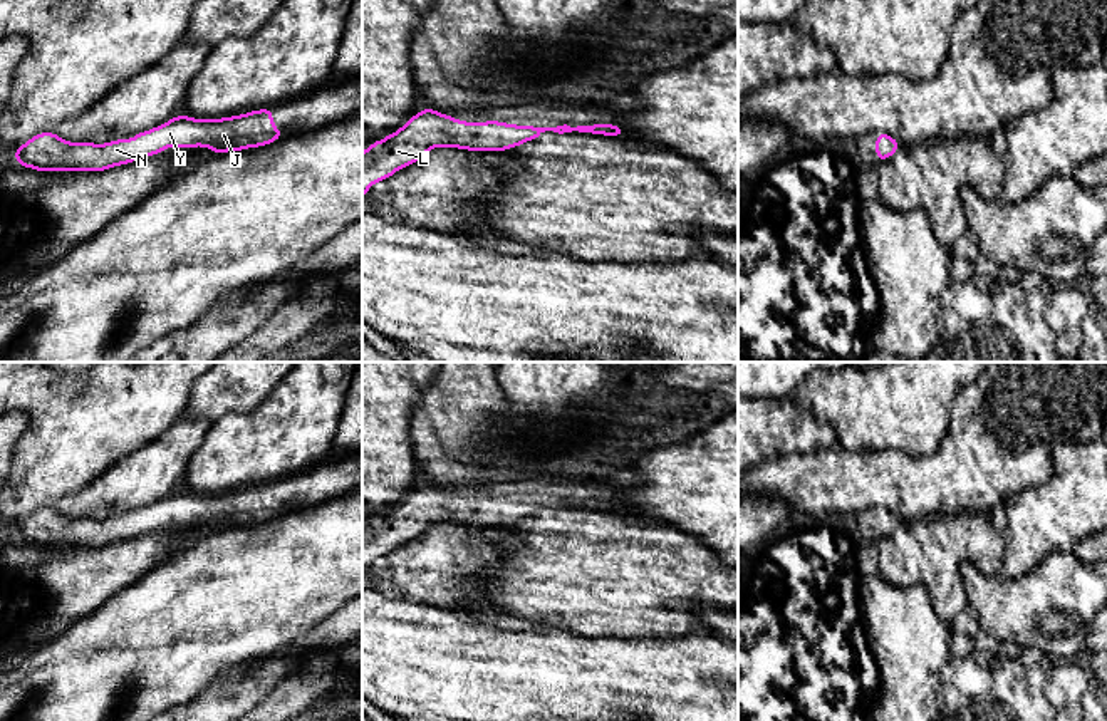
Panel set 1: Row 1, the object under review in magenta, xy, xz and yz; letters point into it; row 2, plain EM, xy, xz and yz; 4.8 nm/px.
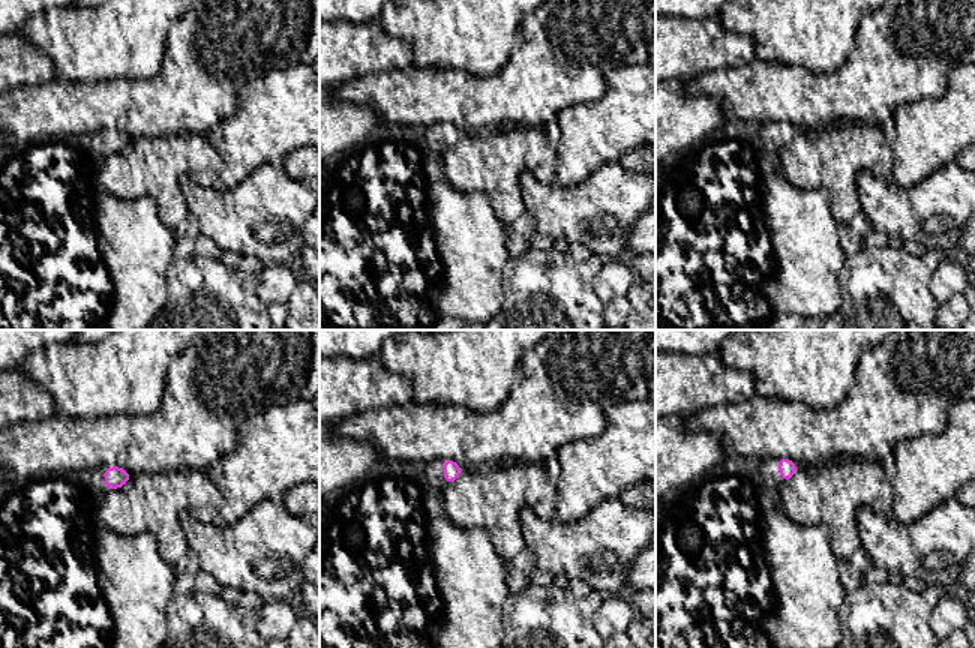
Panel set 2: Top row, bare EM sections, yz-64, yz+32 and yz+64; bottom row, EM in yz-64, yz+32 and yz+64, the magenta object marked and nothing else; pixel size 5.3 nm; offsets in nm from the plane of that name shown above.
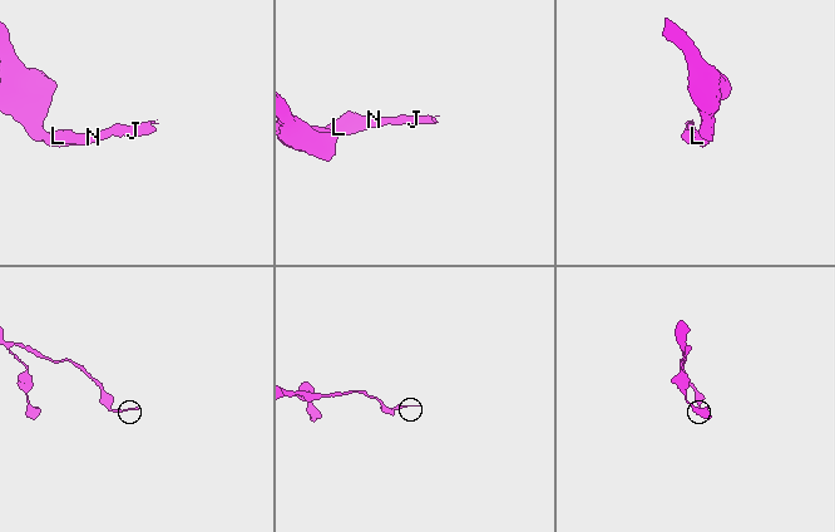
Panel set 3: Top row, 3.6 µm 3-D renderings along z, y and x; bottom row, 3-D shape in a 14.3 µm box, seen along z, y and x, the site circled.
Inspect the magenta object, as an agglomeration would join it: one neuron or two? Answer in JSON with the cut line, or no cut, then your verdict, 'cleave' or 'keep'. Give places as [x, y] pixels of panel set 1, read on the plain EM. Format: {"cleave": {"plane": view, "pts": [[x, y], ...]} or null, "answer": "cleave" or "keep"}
{"cleave": null, "answer": "keep"}

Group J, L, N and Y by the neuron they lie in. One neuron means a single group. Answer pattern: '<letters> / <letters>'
J L N Y

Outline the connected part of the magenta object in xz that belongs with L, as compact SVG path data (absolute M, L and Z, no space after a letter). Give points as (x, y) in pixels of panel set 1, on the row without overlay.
M424 483L409 493L401 505L381 516L371 518L362 528L362 572L377 557L386 557L396 547L421 537L433 523L458 523L466 526L508 526L527 516L538 515L545 506L587 508L622 513L624 505L617 500L587 500L570 503L537 503L485 496L473 500L453 491Z

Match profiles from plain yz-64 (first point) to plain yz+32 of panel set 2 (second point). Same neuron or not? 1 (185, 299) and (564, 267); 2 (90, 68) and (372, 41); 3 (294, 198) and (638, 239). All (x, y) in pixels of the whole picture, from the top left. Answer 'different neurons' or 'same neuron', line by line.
1: same neuron
2: different neurons
3: different neurons

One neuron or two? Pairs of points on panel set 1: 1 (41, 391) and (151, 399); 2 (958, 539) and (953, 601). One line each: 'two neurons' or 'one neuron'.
1: one neuron
2: one neuron

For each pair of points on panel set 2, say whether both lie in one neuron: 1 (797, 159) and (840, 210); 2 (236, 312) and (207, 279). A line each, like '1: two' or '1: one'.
1: one
2: one

